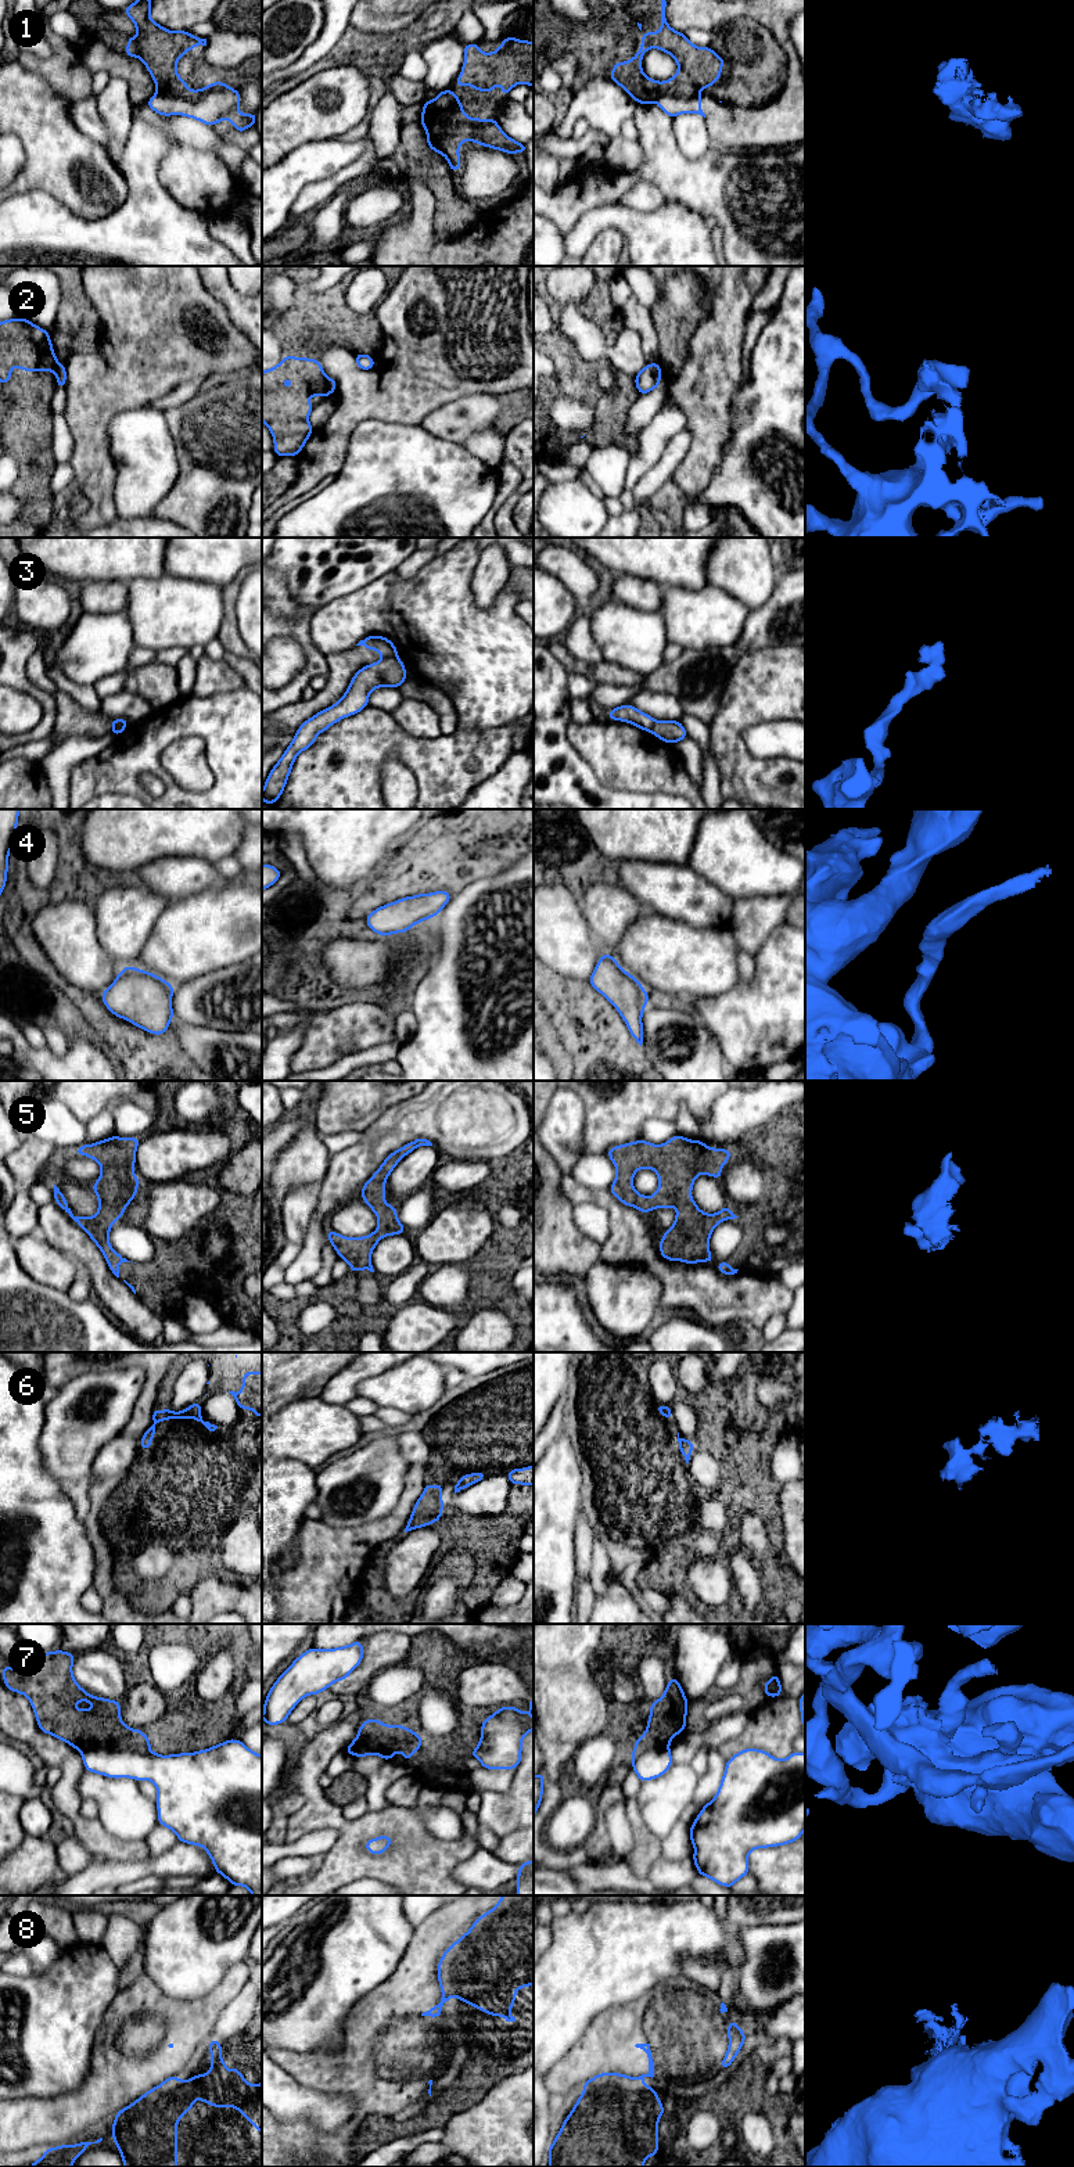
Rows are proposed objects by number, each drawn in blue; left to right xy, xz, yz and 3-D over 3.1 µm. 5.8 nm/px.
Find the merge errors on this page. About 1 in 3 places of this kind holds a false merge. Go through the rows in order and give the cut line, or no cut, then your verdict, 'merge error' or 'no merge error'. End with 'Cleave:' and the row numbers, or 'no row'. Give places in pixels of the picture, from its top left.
1: xz (469, 118), (455, 128), (453, 139), (444, 142), (452, 171) | merge error
2: xy (60, 363), (54, 372) | merge error
3: xz (397, 656), (384, 658) | merge error
4: no cut | no merge error
5: no cut | no merge error
6: no cut | no merge error
7: xz (402, 1734), (399, 1739), (367, 1739), (354, 1754) | merge error
8: xz (439, 2001), (442, 2004) | merge error
Cleave: 1, 2, 3, 7, 8

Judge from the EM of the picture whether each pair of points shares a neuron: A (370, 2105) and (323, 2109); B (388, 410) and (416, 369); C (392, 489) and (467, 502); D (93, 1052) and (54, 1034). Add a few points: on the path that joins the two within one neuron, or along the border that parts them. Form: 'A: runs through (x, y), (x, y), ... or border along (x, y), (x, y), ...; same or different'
A: border along (327, 2092), (356, 2101), (355, 2113), (336, 2131); different
B: runs through (388, 401), (410, 378); same
C: runs through (410, 498), (449, 498); same
D: border along (68, 1038), (63, 1055), (47, 1045); different

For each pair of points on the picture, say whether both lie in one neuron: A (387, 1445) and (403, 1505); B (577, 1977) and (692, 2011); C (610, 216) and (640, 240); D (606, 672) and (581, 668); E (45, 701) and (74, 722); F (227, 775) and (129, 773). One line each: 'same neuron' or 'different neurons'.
A: different neurons
B: different neurons
C: same neuron
D: same neuron
E: different neurons
F: same neuron

